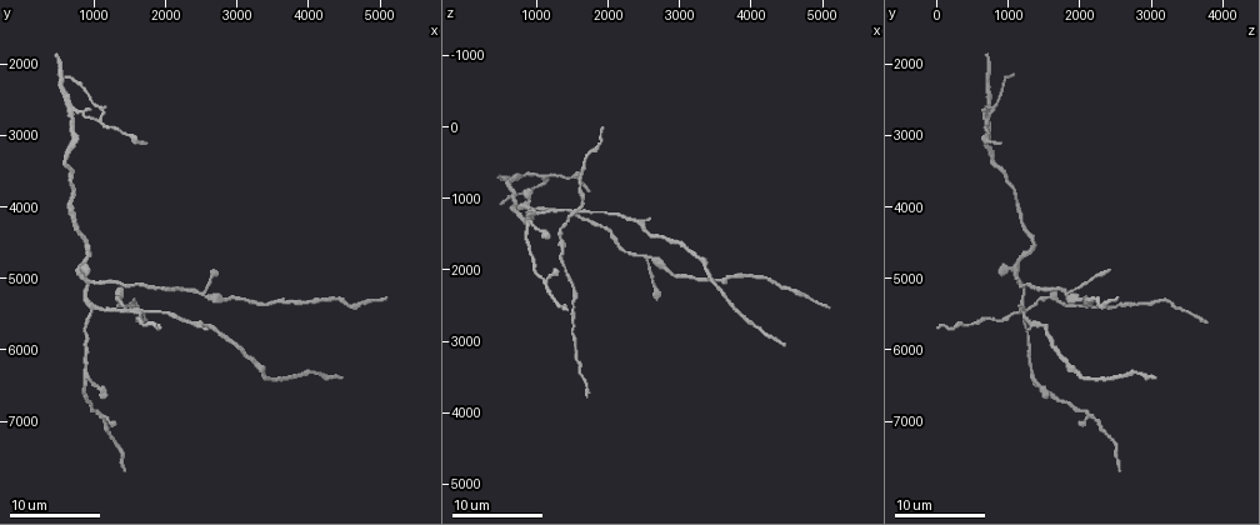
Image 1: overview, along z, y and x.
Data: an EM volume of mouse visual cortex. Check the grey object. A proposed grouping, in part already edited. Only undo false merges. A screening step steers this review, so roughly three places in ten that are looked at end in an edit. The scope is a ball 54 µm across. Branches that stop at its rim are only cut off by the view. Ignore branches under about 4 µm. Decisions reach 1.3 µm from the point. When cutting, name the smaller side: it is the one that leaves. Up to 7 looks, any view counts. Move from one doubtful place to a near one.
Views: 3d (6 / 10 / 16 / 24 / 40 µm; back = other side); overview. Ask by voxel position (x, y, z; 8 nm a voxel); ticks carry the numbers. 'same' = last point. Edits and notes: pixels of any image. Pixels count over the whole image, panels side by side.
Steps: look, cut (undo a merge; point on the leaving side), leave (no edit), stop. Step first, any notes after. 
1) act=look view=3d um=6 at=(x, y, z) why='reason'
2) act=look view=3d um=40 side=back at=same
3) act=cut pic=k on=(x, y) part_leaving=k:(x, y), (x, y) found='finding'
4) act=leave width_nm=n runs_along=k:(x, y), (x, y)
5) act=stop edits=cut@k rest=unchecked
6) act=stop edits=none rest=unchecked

act=look view=3d um=10 at=(2500, 5200, 1800) why='thin arm on a thick one'

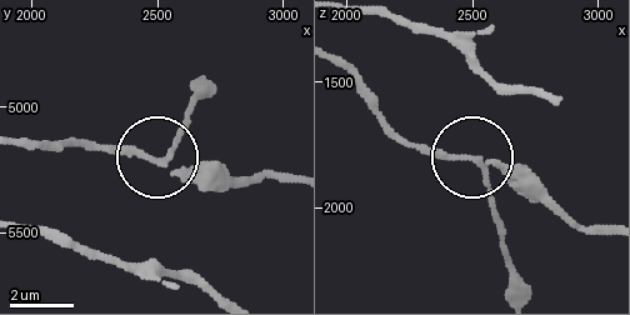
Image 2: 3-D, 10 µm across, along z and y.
act=look view=3d um=6 at=(2550, 5220, 1820)

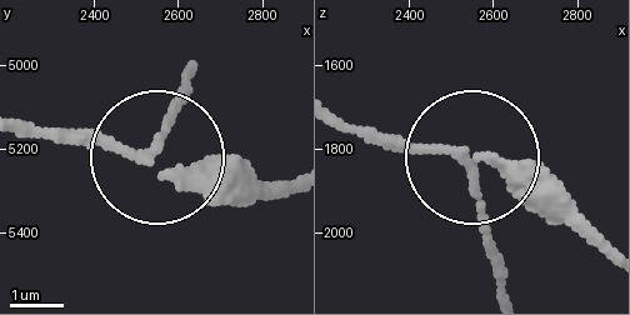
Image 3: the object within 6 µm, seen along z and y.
act=cut pic=3 on=(173, 123) width_nm=180 part_leaving=3:(155, 146), (183, 84) found='two neurons meet here'

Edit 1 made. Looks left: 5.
act=look view=3d um=16 at=(1050, 6950, 2100) why='thick turns thin'

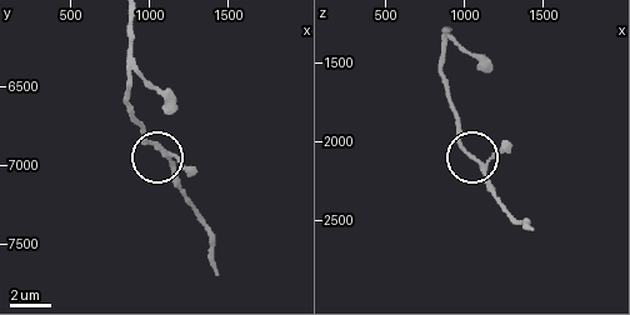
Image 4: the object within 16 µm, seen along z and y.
act=leave arms=3 found='one neuron here'

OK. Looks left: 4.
act=look view=3d um=6 at=(700, 3600, 950) why='calibre changes'

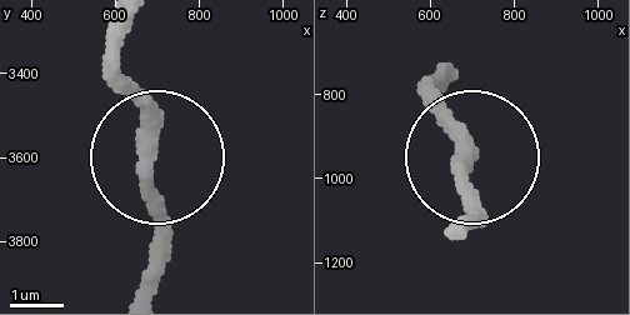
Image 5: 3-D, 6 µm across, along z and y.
act=look view=3d um=6 side=back at=(675, 3600, 965)

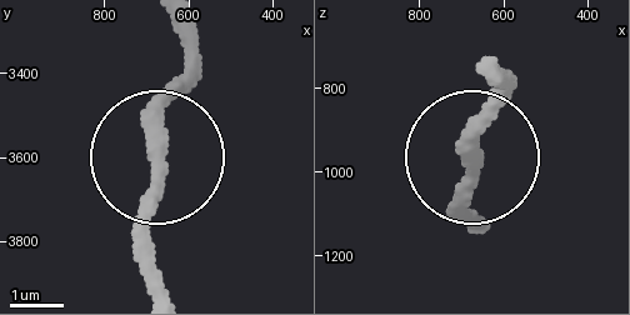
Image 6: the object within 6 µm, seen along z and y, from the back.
act=leave runs_along=6:(150, 289), (150, 114), (186, 65) found='all the same neuron'

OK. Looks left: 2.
act=stop edits=cut@3 rest=unchecked

